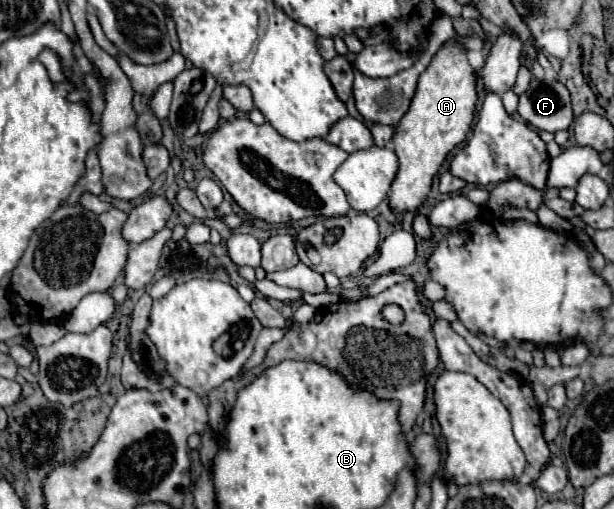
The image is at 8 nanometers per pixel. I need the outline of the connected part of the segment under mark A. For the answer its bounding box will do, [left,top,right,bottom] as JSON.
[387,41,475,213]

